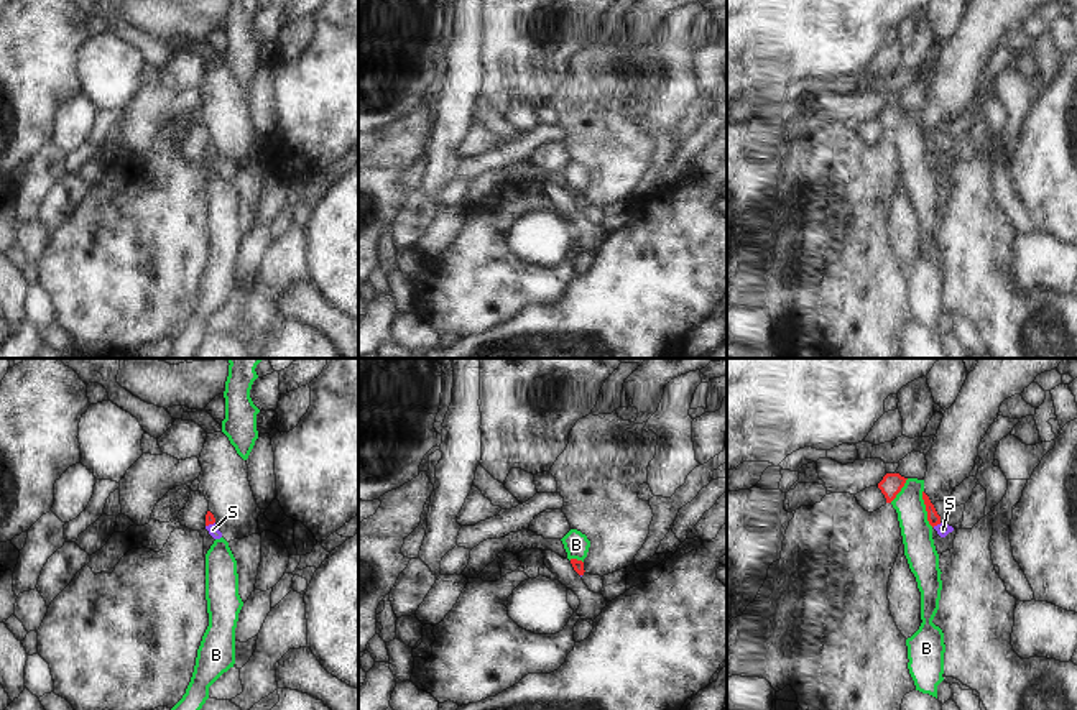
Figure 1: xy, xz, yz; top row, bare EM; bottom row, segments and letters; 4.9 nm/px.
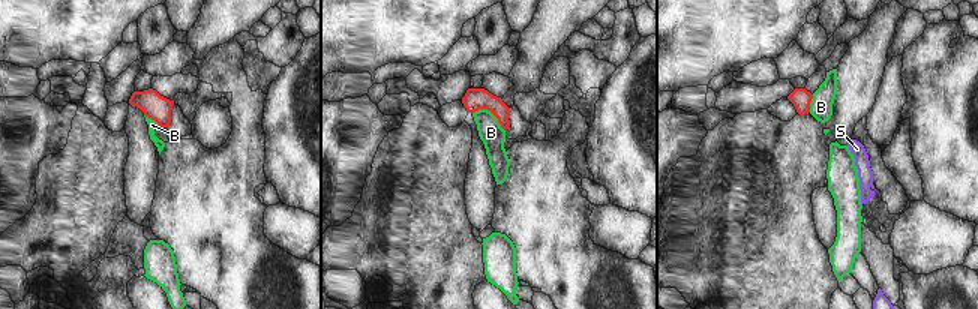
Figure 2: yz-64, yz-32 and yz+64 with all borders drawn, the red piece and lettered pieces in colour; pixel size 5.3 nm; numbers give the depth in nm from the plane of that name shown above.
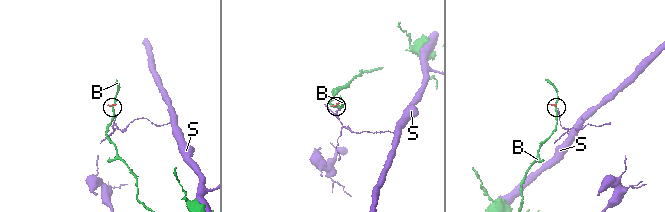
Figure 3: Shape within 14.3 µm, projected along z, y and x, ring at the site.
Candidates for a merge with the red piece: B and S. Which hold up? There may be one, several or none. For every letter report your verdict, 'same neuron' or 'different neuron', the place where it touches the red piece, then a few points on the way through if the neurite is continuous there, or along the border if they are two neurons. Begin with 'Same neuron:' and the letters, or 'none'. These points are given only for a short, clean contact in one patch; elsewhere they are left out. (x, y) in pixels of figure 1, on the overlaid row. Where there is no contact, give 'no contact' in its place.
Same neuron: S
B: different neuron; meets red in yz at (926, 508); border along yz (923, 490), (926, 520), (933, 526)
S: same neuron; meets red in yz at (936, 525); runs through yz (933, 516), (936, 525), (942, 530)

